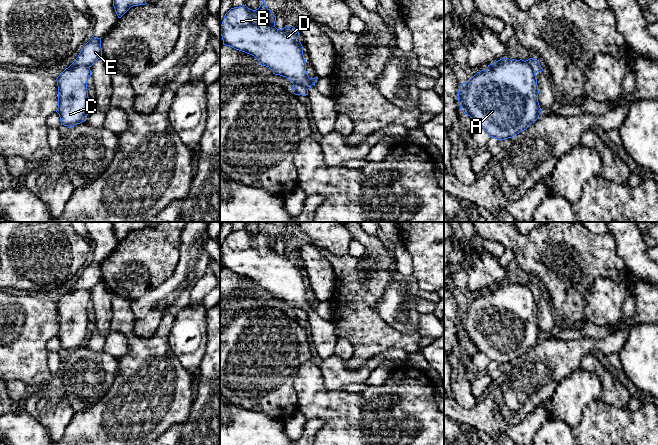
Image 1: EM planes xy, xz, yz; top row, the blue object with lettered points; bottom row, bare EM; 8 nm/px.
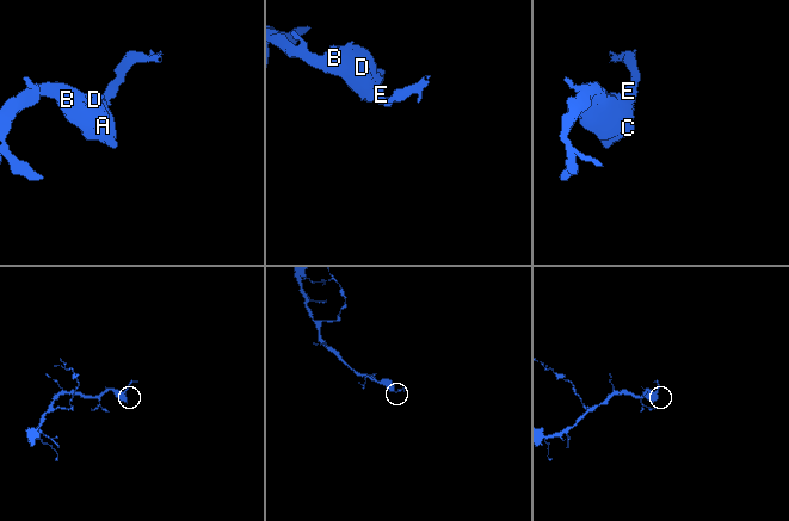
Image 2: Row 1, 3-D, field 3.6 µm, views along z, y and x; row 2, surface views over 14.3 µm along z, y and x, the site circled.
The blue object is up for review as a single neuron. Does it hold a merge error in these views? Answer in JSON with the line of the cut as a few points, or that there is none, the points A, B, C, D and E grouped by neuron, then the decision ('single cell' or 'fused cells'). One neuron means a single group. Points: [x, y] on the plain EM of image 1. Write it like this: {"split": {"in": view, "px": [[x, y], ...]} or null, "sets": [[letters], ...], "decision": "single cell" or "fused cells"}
{"split": {"in": "xy", "px": [[88, 290], [69, 291]]}, "sets": [["A", "B", "C", "D"], ["E"]], "decision": "fused cells"}

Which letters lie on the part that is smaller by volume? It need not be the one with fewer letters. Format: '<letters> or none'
E

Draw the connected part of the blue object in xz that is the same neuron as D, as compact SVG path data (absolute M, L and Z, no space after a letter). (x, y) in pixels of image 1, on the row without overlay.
M264 223L258 233L252 234L246 229L231 232L220 249L223 269L254 280L262 290L269 291L273 298L286 301L292 308L301 308L308 313L312 306L306 295L303 270L299 256L293 251L277 253L276 240L267 232Z

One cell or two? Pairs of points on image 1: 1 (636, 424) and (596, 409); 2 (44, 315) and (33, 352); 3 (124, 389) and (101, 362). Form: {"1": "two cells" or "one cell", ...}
{"1": "one cell", "2": "one cell", "3": "two cells"}

